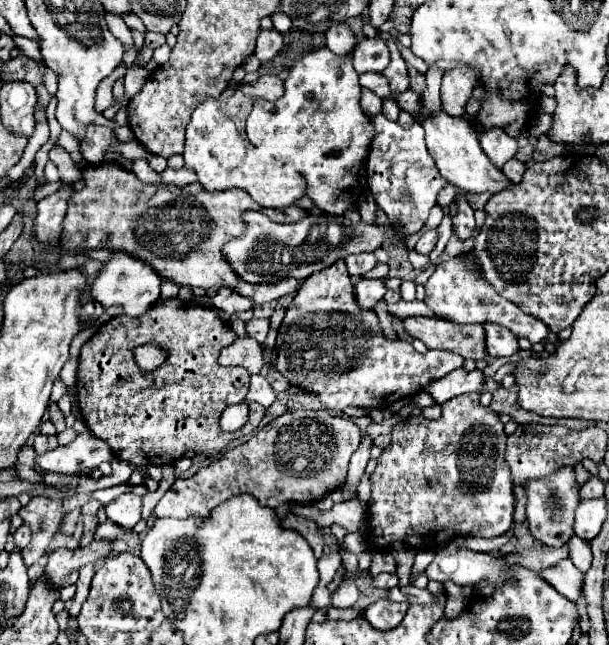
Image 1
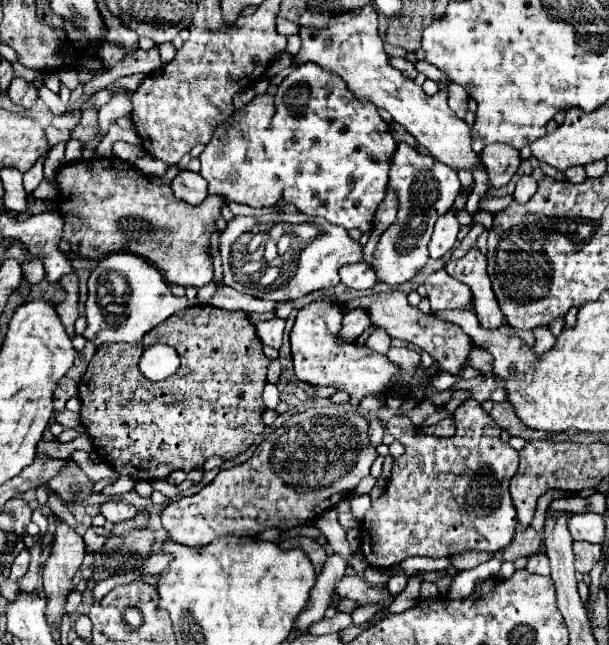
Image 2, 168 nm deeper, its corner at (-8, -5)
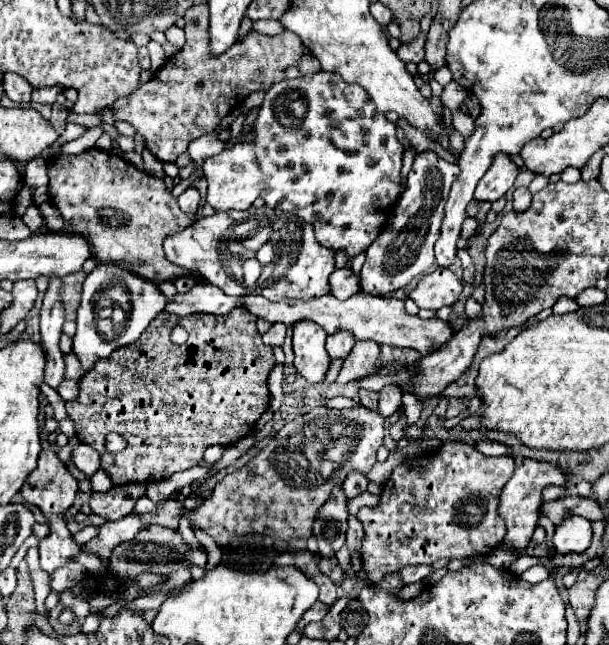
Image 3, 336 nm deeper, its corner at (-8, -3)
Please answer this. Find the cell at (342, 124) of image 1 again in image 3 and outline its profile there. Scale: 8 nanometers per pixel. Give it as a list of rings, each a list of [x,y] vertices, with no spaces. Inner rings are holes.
[[[311,73],[297,79],[275,83],[255,119],[255,153],[259,169],[265,177],[261,197],[267,207],[283,209],[299,215],[313,225],[321,245],[335,251],[345,249],[355,257],[369,247],[383,229],[389,211],[401,191],[401,157],[403,145],[395,137],[395,125],[383,113],[373,109],[373,101],[363,105],[363,89],[341,81],[339,73]]]

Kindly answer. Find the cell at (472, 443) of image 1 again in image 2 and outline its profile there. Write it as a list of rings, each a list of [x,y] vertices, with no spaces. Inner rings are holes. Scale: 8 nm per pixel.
[[[465,401],[453,413],[457,433],[453,437],[431,437],[419,435],[417,429],[403,433],[399,427],[399,415],[387,421],[387,431],[405,445],[405,453],[395,459],[391,479],[385,493],[373,501],[371,509],[361,521],[361,553],[367,563],[377,569],[389,569],[399,565],[407,557],[453,557],[463,551],[503,551],[515,533],[517,515],[509,495],[509,479],[515,475],[519,465],[517,451],[505,443],[499,435],[499,425],[481,409],[477,401]]]

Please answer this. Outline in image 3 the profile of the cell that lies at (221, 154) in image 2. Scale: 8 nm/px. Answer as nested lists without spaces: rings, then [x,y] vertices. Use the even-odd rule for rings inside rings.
[[[249,129],[247,133],[241,135],[241,139],[229,147],[223,149],[219,155],[213,155],[209,159],[205,159],[203,163],[203,173],[205,179],[209,183],[207,187],[207,203],[217,209],[217,211],[229,211],[229,209],[249,209],[253,205],[253,201],[261,195],[261,171],[255,165],[255,151],[253,151],[253,131]]]

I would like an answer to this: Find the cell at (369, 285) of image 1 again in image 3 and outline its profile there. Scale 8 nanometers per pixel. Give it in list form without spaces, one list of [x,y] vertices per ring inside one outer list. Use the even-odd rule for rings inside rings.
[[[339,331],[327,337],[327,351],[331,359],[339,359],[339,357],[347,357],[351,353],[355,345],[355,337],[349,331]]]

